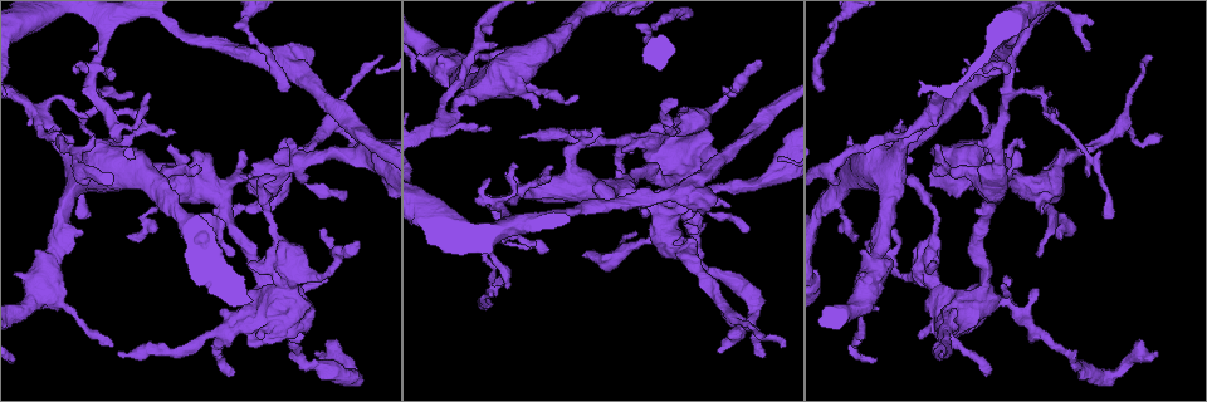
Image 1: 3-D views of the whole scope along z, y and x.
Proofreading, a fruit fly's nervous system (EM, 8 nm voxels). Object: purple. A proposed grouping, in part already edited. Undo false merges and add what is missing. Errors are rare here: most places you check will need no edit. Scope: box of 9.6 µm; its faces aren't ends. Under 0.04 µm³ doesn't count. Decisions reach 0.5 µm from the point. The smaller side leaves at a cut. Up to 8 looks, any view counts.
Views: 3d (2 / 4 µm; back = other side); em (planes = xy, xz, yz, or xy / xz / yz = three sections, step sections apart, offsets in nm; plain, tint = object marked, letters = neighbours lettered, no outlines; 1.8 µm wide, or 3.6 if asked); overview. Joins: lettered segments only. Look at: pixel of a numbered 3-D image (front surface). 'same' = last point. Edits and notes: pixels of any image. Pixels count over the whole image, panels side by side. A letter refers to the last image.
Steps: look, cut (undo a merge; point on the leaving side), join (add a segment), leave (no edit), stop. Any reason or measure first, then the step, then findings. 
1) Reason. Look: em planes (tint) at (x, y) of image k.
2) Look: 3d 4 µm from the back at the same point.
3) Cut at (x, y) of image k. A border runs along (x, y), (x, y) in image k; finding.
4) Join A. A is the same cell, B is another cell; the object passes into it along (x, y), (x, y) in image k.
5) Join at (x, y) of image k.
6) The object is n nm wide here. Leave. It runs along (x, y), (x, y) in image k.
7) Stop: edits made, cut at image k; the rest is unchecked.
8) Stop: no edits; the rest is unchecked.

Branch stops here. Look: 3d 4 µm at (900, 136) of image 1.

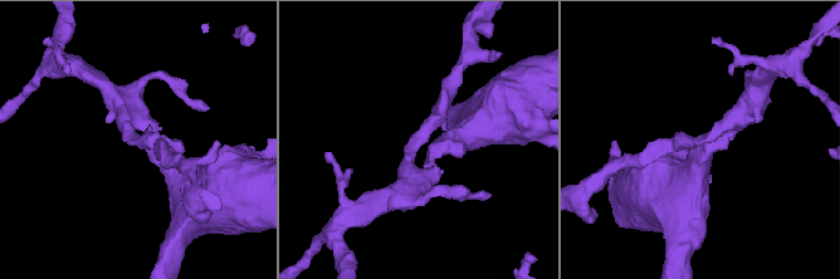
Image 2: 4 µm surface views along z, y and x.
Look: em planes (plain) at (412, 136) of image 2.

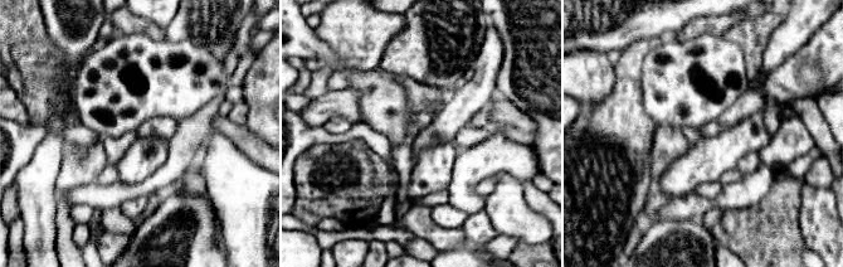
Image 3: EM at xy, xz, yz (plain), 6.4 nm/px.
Look: em planes (letters) at the same point.

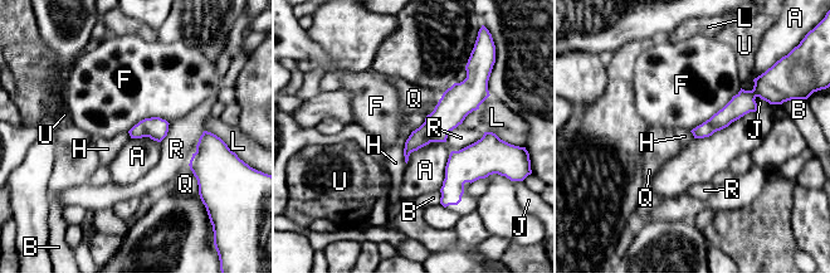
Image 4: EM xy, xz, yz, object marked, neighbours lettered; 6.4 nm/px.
Leave. A, B, F, H, J, L, Q, R and U are other cells; it runs along (478, 94), (465, 97), (406, 152) in image 4; none of them fits.

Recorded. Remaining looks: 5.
Branch stops here. Look: em planes (letters) at (118, 350) of image 1.

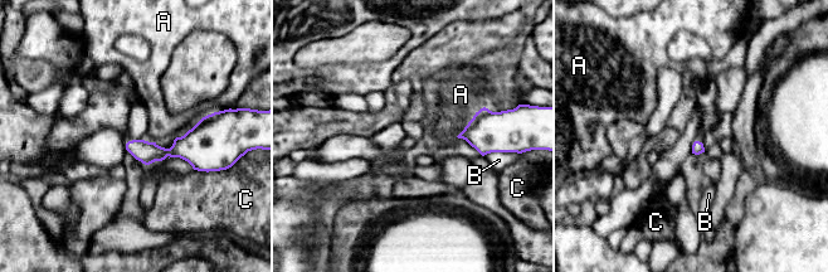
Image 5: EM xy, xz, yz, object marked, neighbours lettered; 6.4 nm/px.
The longest contact is with A, 260 nm. Leave. A, B and C are other cells; no lettered segment goes on from it.

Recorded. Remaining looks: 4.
Calibre changes. Look: em xy step 4 (letters) at (660, 141) of image 1.

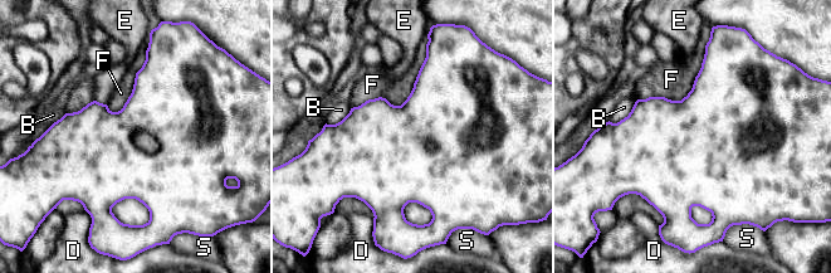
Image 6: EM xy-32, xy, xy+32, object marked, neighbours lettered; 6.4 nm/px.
Leave. B, D, E, F and S are other cells; a border runs along (705, 49), (680, 100), (636, 101) in image 6; all the same neuron.

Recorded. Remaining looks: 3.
Stop: no edits; the rest is unchecked.

